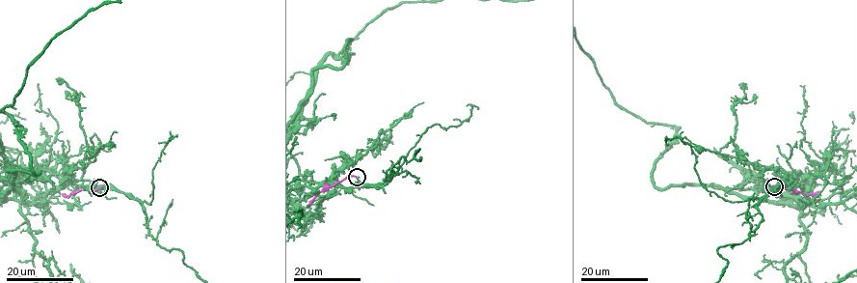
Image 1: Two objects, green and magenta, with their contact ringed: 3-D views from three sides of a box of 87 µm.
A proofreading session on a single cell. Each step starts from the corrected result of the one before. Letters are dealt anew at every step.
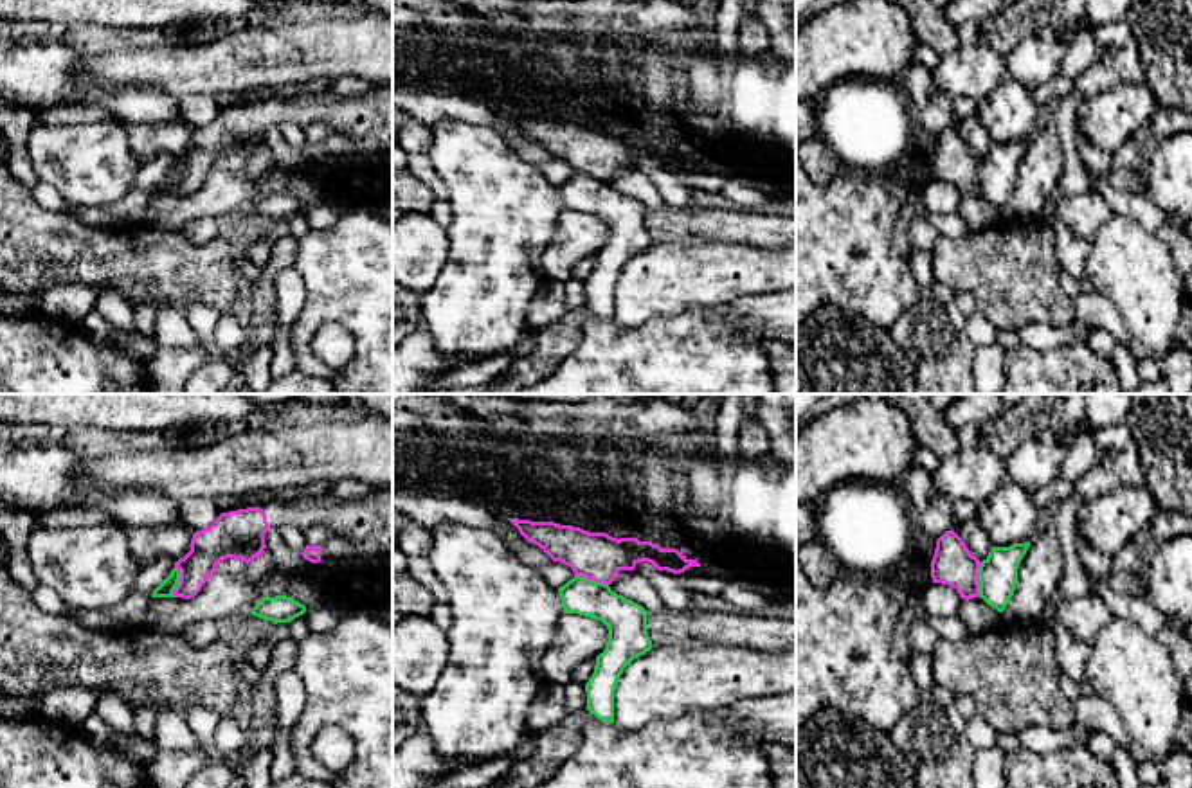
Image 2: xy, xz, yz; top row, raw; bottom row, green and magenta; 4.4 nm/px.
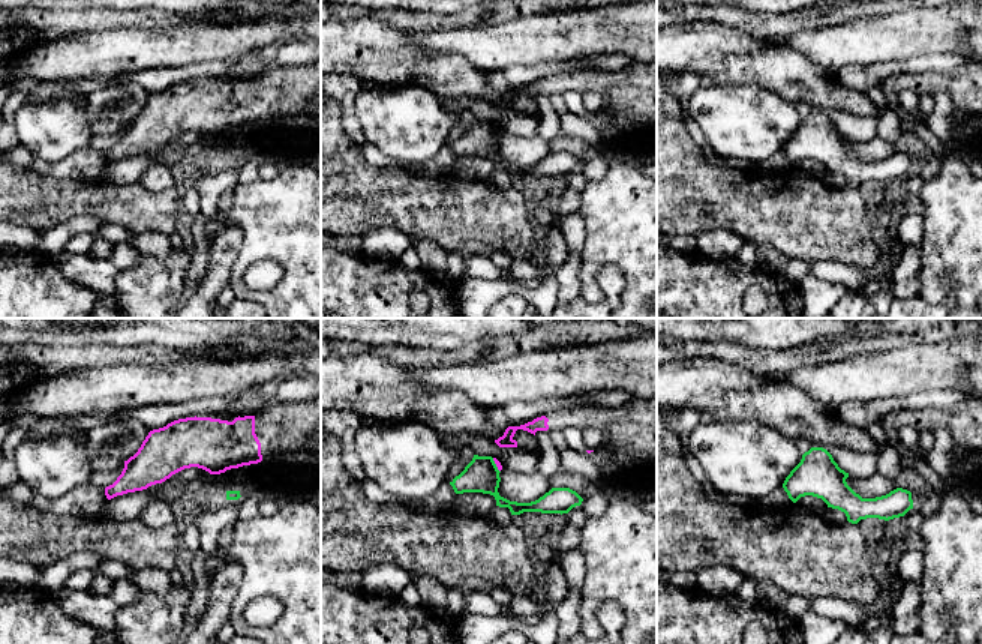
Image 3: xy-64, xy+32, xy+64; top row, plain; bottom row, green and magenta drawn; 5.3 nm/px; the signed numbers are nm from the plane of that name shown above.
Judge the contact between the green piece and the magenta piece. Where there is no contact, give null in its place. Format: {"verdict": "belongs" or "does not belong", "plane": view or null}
{"verdict": "does not belong", "plane": "yz"}

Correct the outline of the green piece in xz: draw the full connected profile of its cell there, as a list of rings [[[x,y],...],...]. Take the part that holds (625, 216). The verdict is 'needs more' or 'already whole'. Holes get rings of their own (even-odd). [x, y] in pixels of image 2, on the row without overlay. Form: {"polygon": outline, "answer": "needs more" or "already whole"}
{"polygon": [[[574,173],[558,189],[564,210],[601,218],[609,227],[607,243],[596,254],[594,270],[585,281],[585,306],[598,317],[614,320],[614,288],[623,266],[654,245],[646,228],[648,209],[609,182],[583,173]]], "answer": "already whole"}

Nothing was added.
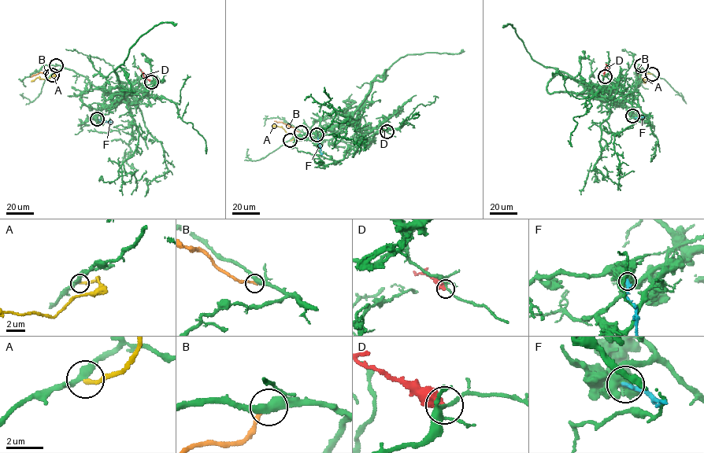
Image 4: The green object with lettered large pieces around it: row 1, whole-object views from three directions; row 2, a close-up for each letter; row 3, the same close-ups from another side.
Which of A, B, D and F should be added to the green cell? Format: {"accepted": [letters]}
{"accepted": []}

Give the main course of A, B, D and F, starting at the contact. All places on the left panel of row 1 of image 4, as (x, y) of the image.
A: (52, 75), (54, 74), (48, 79), (38, 77), (31, 81)
B: (56, 65), (30, 77)
D: (151, 81), (146, 79), (138, 68)
F: (98, 119), (112, 122)

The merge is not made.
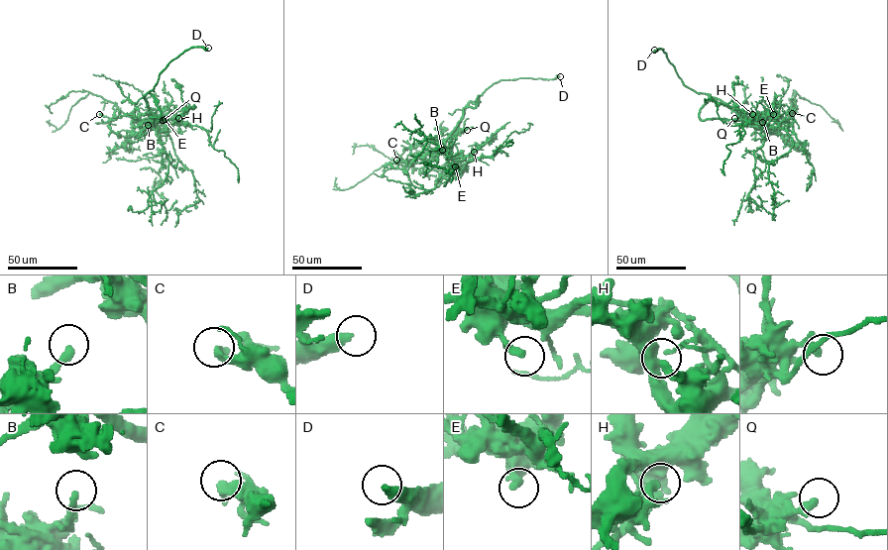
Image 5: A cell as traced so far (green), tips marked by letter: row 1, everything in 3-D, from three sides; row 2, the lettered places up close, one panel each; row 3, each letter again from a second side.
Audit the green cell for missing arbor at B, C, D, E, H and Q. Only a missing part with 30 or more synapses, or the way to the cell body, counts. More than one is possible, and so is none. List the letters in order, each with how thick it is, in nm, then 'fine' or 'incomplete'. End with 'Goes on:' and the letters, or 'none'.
B: 260 nm | fine
C: 360 nm | fine
D: 360 nm | incomplete
E: 320 nm | fine
H: 280 nm | fine
Q: 320 nm | fine
Goes on: D

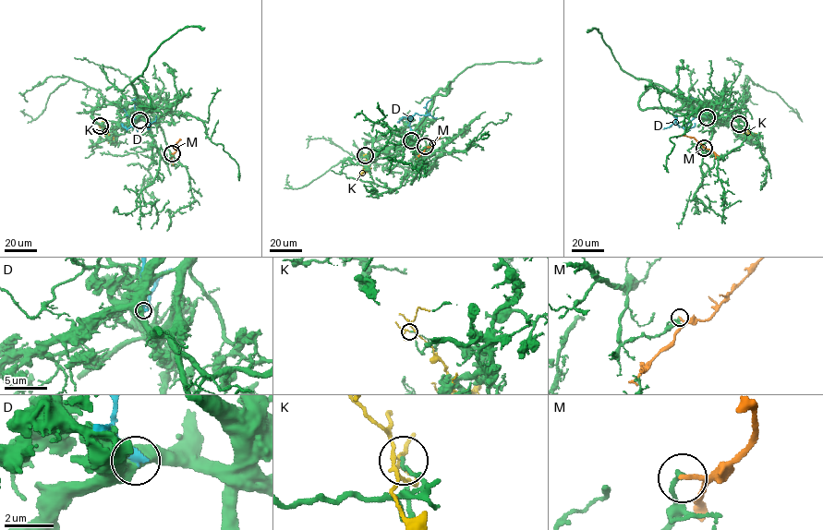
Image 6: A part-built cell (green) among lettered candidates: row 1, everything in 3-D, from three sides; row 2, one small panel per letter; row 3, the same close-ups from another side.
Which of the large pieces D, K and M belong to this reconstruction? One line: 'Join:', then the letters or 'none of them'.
Join: none of them

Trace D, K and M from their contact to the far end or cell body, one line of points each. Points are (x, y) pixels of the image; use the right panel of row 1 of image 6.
D: (707, 117), (695, 117), (683, 127), (675, 120), (659, 129)
K: (739, 124), (742, 134), (751, 134), (744, 132)
M: (704, 148), (693, 137), (680, 135)

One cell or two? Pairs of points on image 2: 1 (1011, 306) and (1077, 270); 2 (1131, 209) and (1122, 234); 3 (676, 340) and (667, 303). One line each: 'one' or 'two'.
1: two
2: two
3: two

